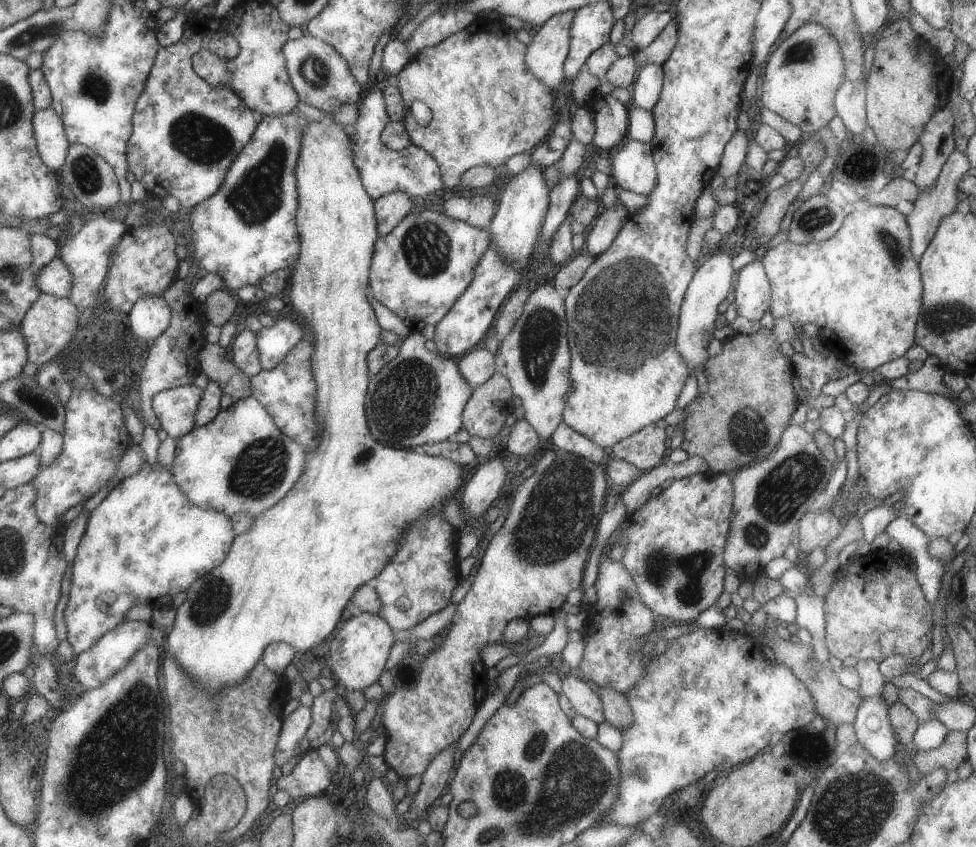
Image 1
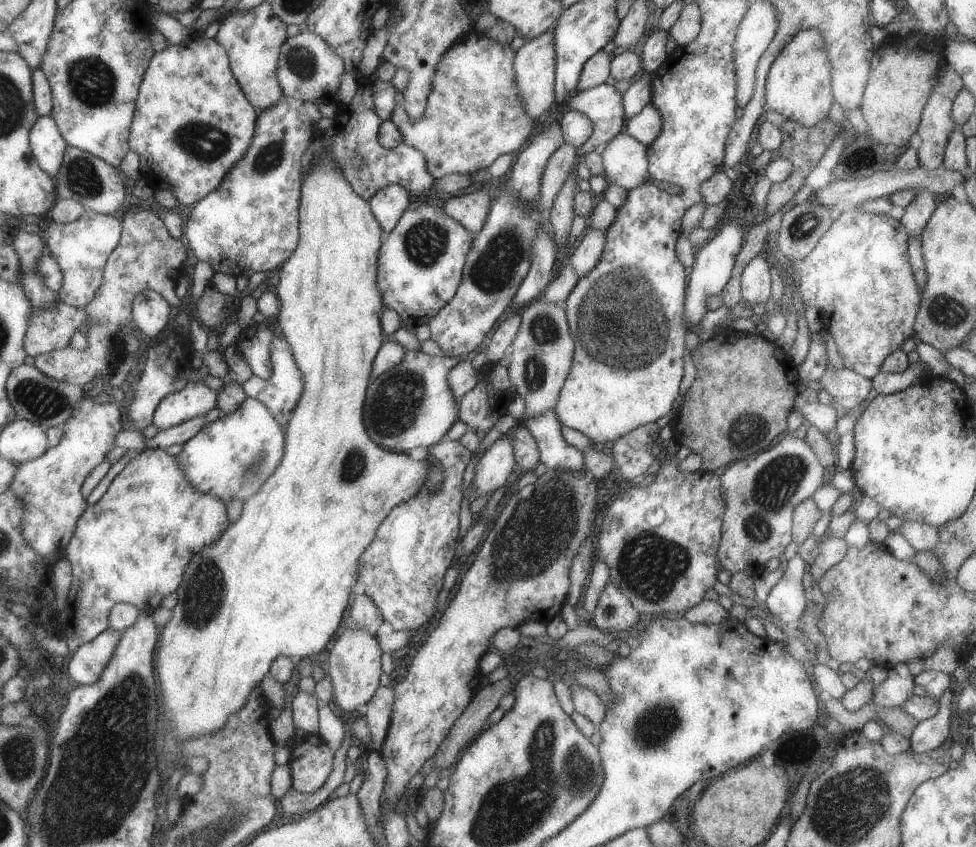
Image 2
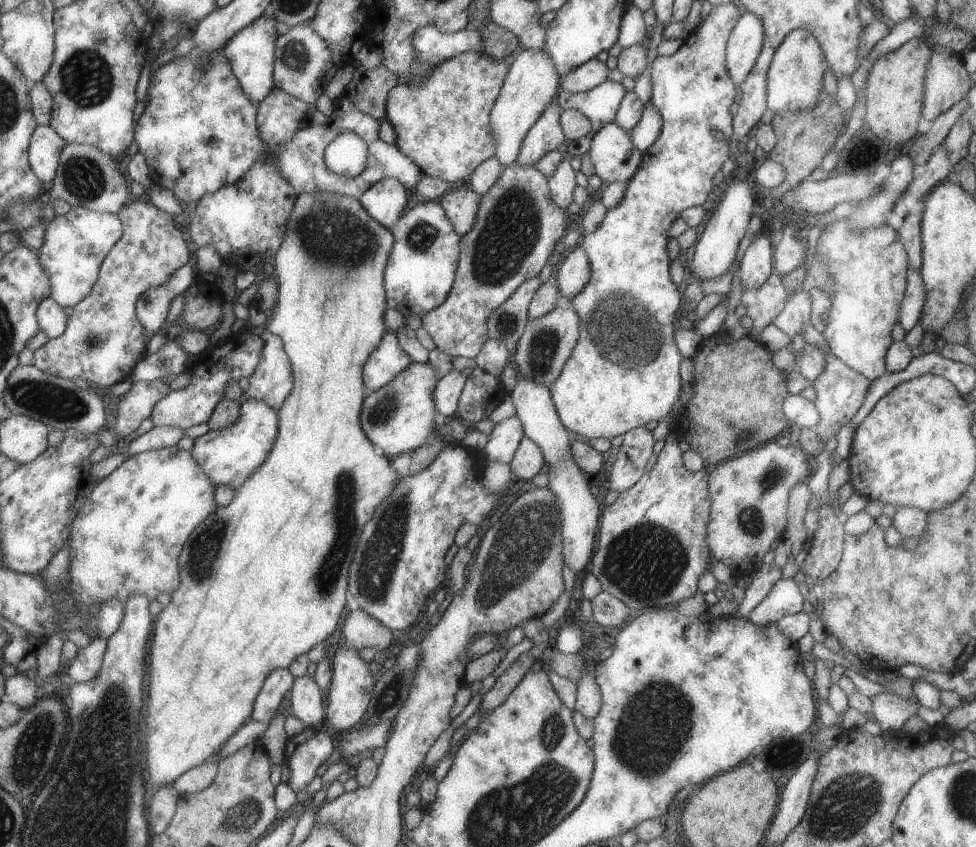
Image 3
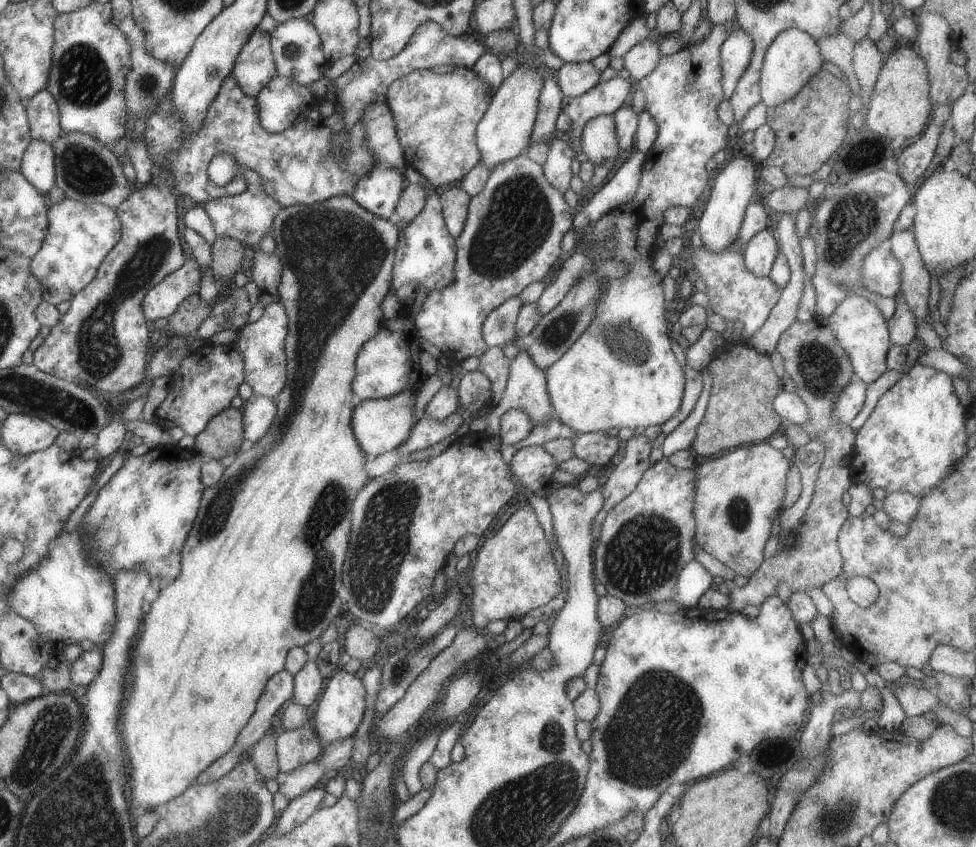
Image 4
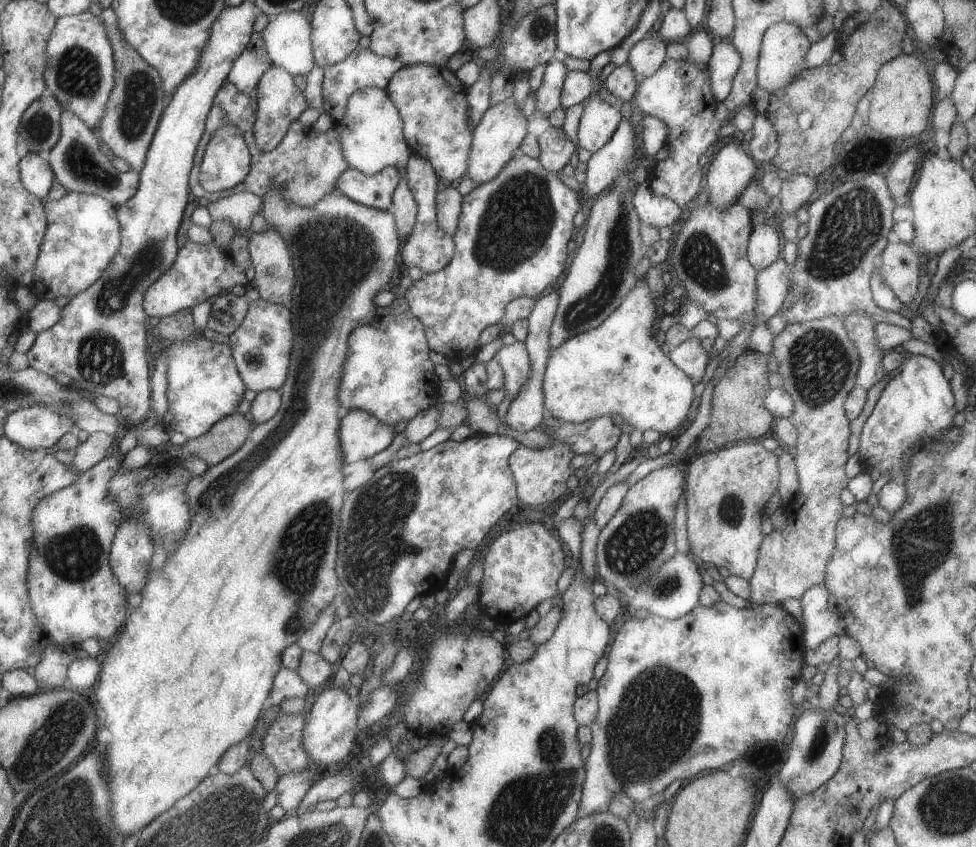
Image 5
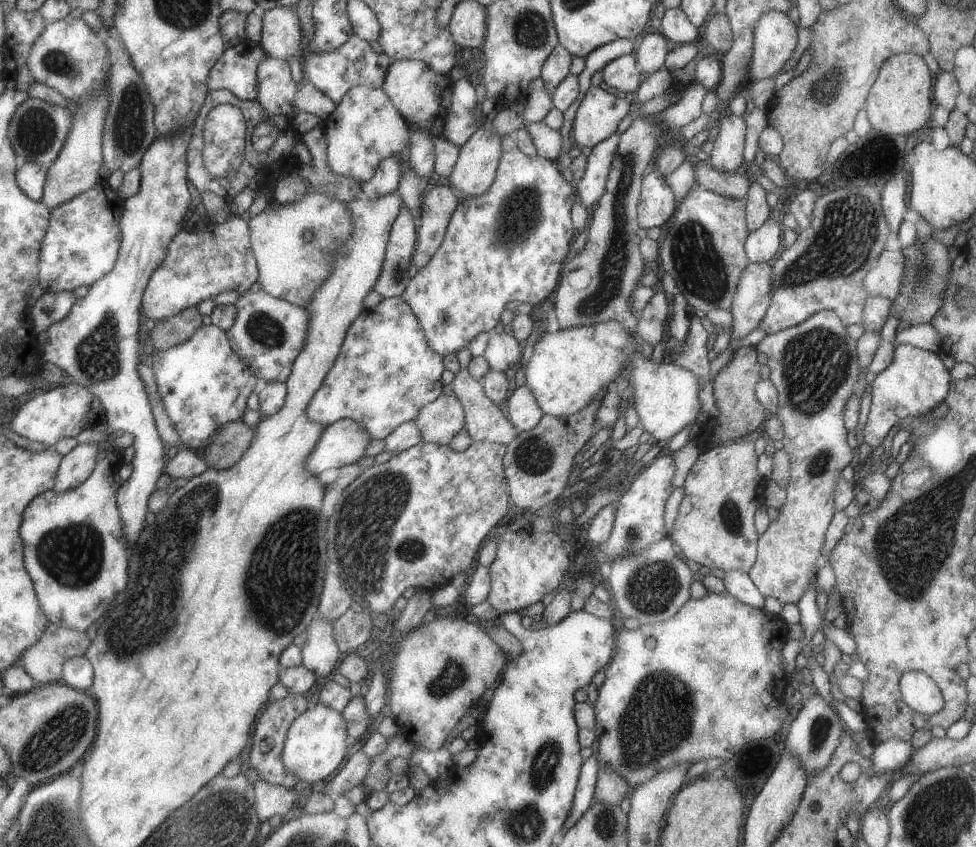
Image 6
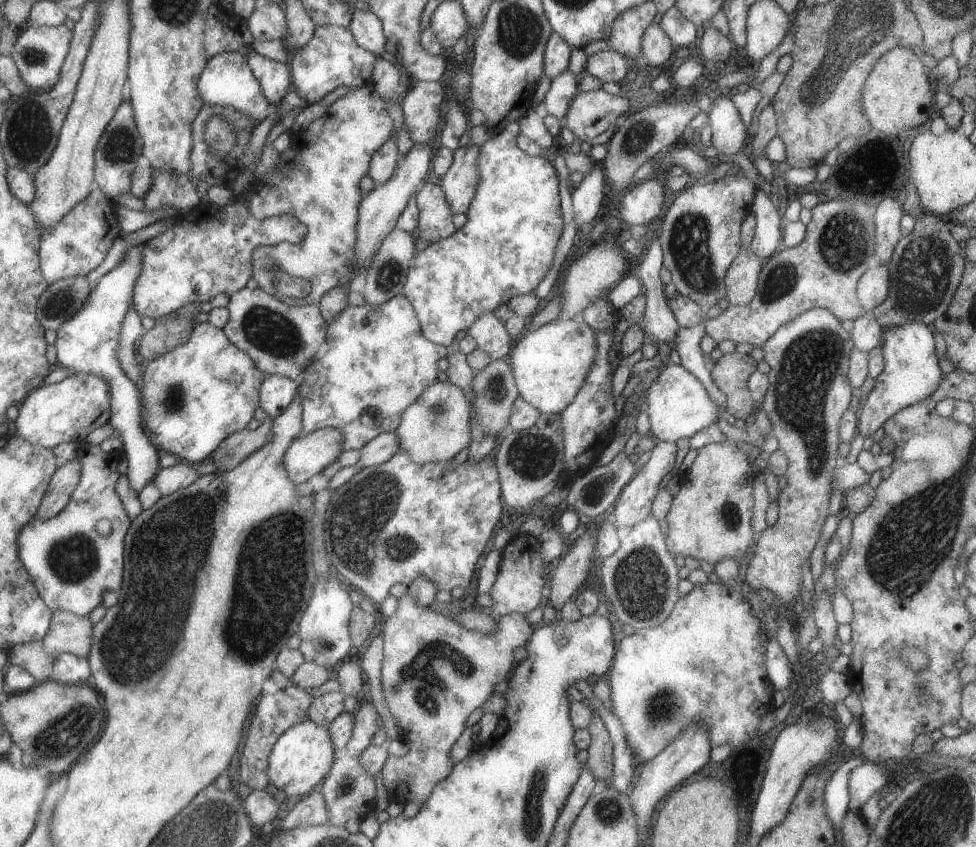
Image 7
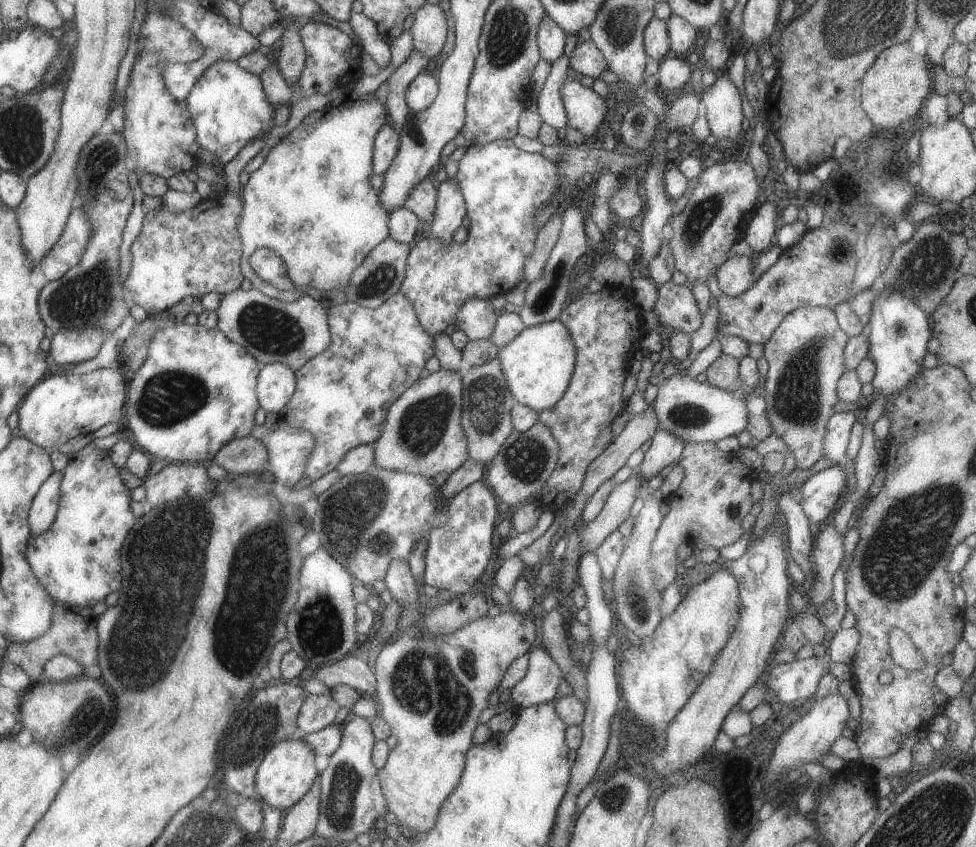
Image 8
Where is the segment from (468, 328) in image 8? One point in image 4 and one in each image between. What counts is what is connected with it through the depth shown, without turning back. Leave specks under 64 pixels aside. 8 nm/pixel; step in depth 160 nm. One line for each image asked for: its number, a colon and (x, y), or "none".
4: (525, 390)
5: (513, 359)
6: (502, 351)
7: (490, 335)

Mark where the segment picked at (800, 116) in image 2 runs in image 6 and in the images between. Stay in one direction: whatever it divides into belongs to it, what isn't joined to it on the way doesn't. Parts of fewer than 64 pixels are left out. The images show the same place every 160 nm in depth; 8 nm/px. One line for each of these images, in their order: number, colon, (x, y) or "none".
3: (794, 78)
4: (792, 58)
5: (782, 48)
6: (775, 36)

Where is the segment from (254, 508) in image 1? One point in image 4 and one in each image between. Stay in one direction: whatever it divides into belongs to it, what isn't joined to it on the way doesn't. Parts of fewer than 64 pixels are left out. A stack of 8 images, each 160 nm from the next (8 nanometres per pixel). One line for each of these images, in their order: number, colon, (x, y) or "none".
2: (233, 455)
3: (229, 456)
4: (258, 411)

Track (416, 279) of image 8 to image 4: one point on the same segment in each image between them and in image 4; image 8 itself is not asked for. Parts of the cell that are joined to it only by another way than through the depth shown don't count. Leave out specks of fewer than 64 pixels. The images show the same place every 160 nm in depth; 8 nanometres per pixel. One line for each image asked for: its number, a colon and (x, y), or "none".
4: (510, 237)
5: (510, 239)
6: (506, 246)
7: (505, 247)

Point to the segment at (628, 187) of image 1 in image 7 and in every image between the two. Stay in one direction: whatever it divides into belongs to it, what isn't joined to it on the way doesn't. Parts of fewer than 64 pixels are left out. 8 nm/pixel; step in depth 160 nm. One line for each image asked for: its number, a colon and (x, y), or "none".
2: (624, 159)
3: (614, 158)
4: (598, 141)
5: (598, 121)
6: (598, 114)
7: (589, 113)

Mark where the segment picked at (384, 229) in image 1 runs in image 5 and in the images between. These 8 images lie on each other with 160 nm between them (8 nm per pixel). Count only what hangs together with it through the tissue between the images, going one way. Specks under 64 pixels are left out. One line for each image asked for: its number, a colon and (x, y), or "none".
2: (387, 204)
3: (384, 201)
4: (378, 191)
5: (375, 190)

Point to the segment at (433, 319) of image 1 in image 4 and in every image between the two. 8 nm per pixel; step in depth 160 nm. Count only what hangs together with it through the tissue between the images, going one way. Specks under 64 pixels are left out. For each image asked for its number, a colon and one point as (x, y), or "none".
2: (420, 262)
3: (420, 270)
4: (424, 257)

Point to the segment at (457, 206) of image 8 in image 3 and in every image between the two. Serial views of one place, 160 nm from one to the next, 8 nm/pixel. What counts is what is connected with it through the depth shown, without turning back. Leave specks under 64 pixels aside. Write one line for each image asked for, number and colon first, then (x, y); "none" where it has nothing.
3: (531, 82)
4: (503, 132)
5: (495, 138)
6: (478, 158)
7: (459, 183)

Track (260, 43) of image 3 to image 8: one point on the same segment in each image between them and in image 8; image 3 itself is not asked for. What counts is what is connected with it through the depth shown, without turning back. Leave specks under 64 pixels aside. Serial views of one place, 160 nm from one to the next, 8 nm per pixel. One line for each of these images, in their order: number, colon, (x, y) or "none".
4: (254, 67)
5: (248, 68)
6: (236, 70)
7: (227, 81)
8: (230, 108)

